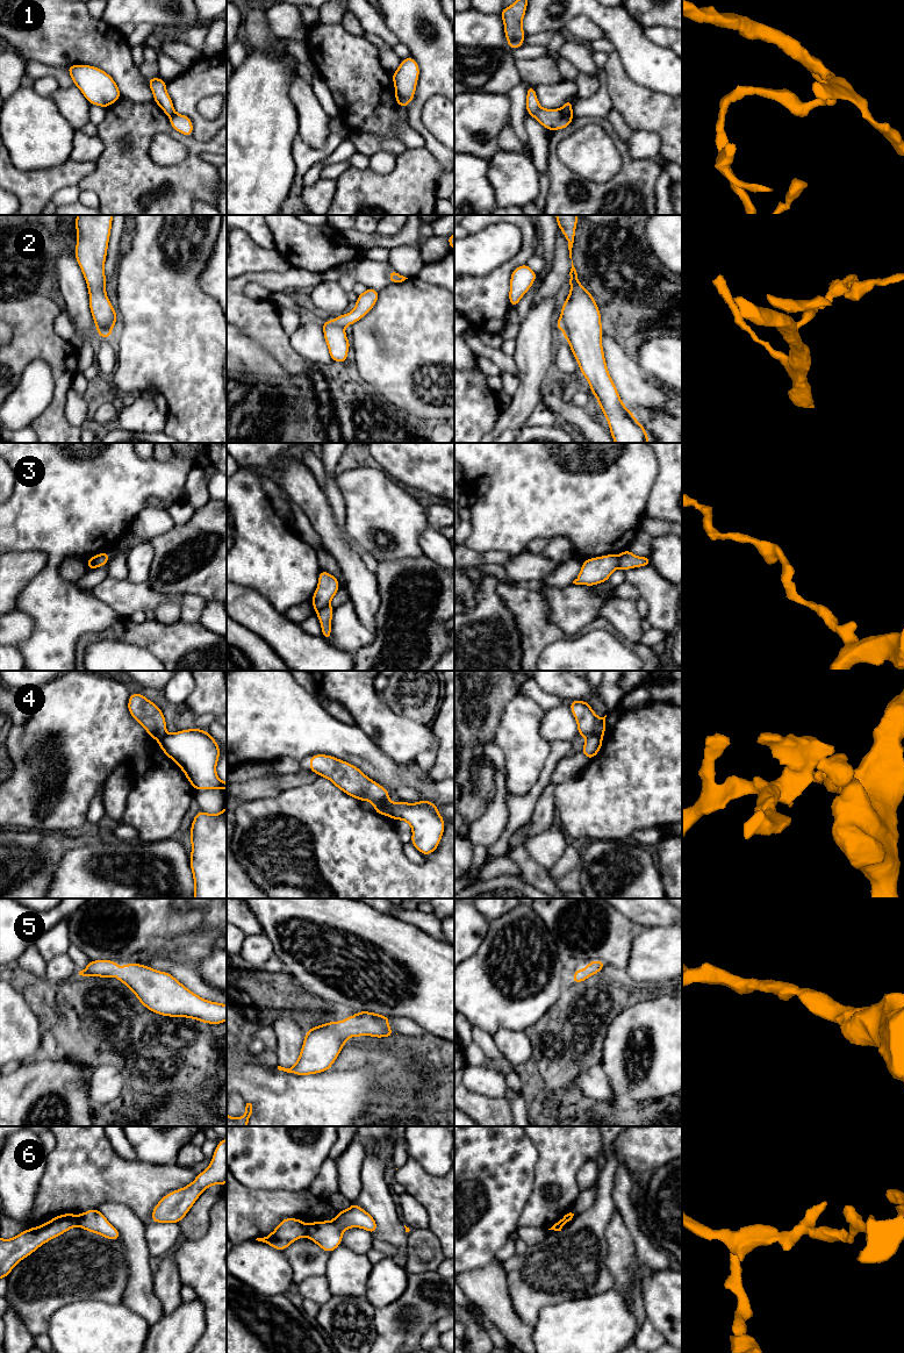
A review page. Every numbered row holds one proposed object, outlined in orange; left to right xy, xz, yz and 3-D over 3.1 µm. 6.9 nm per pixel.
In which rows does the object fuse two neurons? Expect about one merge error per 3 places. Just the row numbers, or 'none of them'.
1, 2, 3, 4, 6

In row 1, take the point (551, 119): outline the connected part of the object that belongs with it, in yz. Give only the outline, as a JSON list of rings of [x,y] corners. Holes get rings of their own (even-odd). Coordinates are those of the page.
[[[528,85],[525,112],[536,119],[548,131],[565,129],[574,120],[572,114],[565,115],[560,112],[560,109],[541,108],[537,99],[536,88],[531,85]]]

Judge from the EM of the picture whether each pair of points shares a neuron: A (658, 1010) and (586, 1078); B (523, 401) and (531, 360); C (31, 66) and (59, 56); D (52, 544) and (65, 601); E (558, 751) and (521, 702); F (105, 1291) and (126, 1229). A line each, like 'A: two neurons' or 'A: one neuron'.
A: two neurons
B: one neuron
C: two neurons
D: one neuron
E: two neurons
F: two neurons

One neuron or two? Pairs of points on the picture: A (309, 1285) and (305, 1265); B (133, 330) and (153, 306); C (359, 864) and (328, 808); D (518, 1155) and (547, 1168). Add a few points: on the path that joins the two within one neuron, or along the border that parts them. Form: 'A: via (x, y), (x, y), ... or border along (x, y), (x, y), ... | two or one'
A: border along (323, 1275), (308, 1276), (298, 1283) | two
B: via (137, 323), (137, 320), (146, 313) | one
C: via (345, 850), (328, 832), (328, 822) | one
D: border along (529, 1138), (537, 1151), (532, 1190) | two

